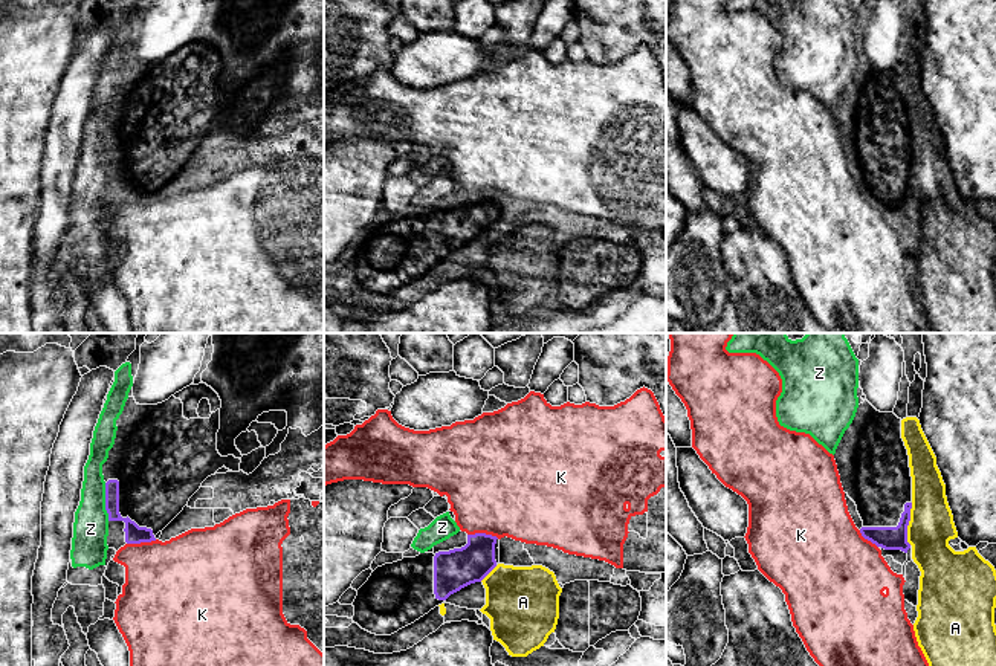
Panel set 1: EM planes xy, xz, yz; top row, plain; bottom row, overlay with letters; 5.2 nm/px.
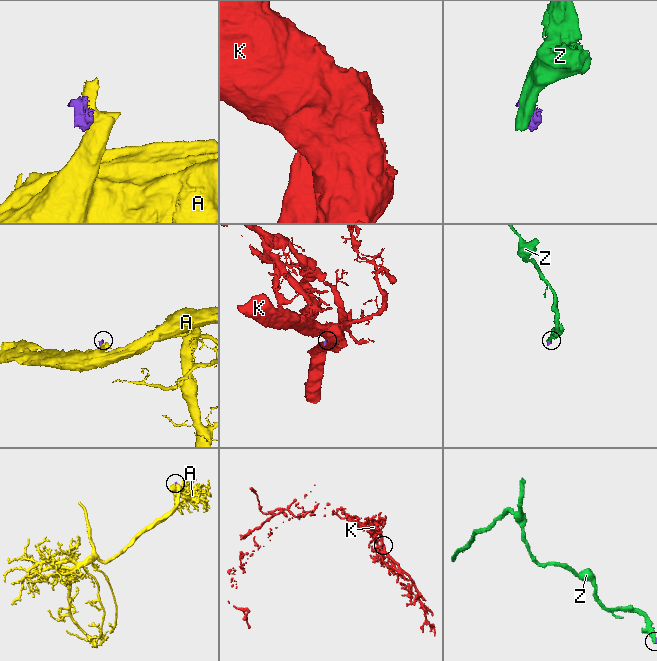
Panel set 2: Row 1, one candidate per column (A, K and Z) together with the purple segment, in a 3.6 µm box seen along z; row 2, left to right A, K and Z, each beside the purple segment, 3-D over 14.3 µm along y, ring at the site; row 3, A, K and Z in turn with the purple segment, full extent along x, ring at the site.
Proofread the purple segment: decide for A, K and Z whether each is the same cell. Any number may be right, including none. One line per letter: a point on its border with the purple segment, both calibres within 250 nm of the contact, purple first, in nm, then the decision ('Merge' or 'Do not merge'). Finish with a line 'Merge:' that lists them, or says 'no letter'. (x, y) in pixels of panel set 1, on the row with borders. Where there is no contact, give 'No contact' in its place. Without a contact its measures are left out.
A: Touches purple at yz (908, 524). Thickness 130 nm (purple) against 240 nm. Do not merge
K: Touches purple at xz (483, 533). Thickness 200 nm (purple) against 500 nm. Do not merge
Z: Touches purple at xy (106, 501). Thickness 100 nm (purple) against 190 nm. Do not merge
Merge: no letter

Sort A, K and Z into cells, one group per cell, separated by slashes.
A / K / Z

